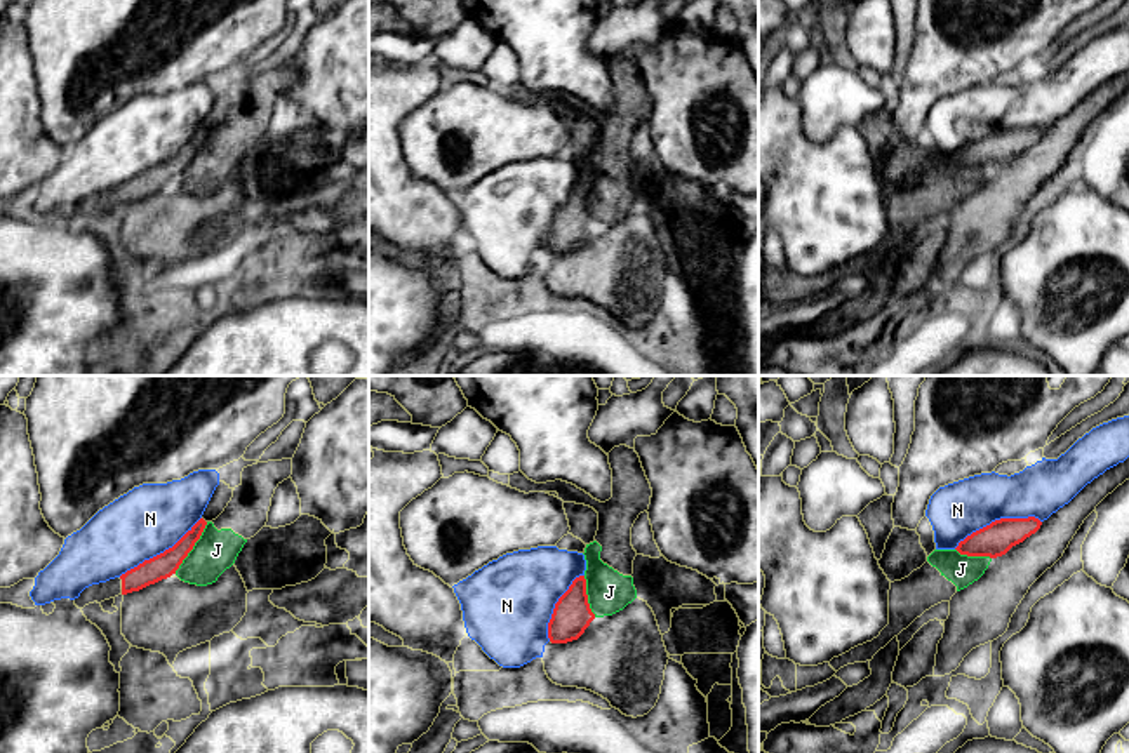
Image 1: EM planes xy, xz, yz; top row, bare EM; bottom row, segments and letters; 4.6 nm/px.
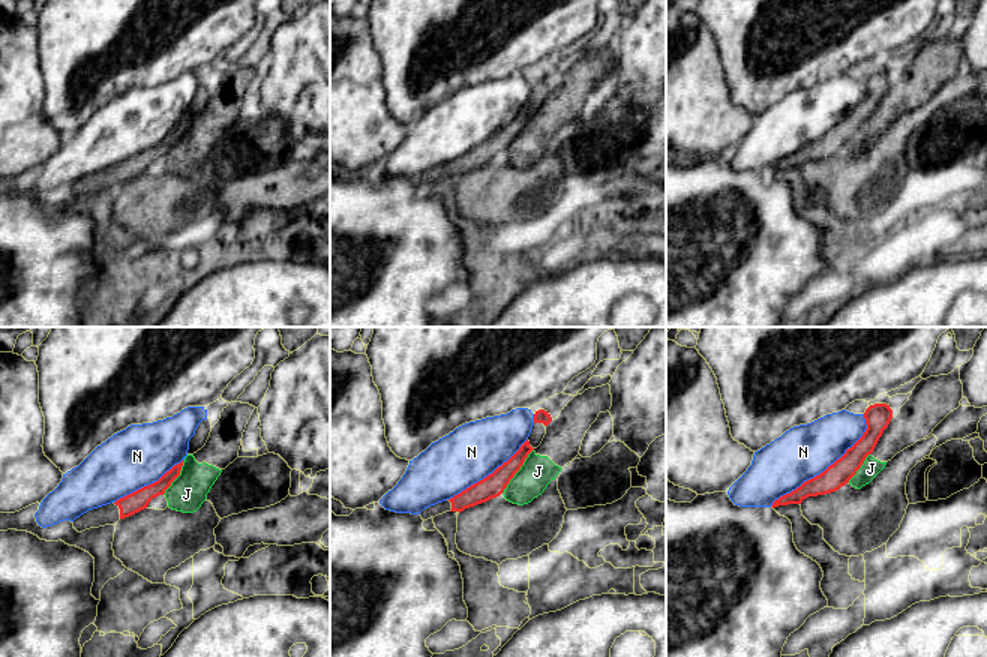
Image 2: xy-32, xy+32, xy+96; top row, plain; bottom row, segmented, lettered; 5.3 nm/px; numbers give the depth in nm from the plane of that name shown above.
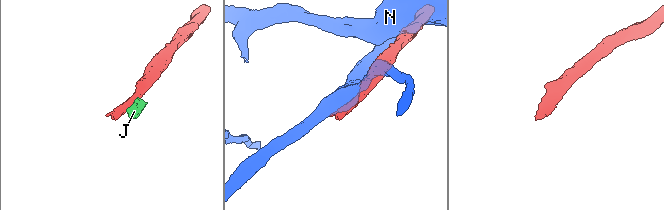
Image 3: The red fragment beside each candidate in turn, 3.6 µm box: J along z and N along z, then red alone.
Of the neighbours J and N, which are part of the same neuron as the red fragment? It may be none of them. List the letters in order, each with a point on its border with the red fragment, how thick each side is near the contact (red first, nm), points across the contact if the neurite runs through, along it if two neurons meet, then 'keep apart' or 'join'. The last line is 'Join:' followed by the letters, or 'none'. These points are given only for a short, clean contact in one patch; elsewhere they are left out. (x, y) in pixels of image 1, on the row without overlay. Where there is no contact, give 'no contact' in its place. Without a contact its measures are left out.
J: xy (192, 159) | 120/190 nm | along xy (207, 133), (200, 148), (174, 183) | keep apart
N: yz (997, 131) | 160/260 nm | keep apart
Join: none

